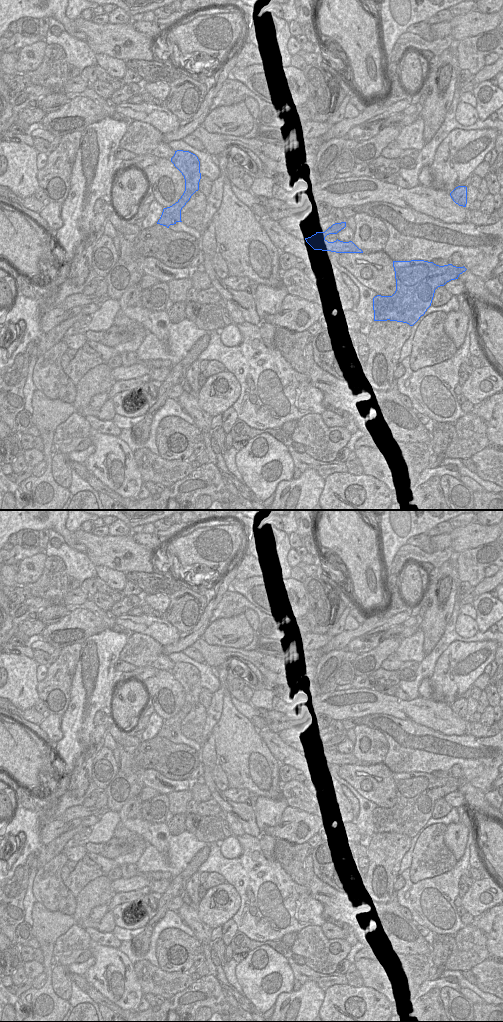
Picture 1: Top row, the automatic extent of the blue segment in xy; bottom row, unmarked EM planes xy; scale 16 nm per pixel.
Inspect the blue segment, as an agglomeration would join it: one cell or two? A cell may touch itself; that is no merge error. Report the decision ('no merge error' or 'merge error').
merge error

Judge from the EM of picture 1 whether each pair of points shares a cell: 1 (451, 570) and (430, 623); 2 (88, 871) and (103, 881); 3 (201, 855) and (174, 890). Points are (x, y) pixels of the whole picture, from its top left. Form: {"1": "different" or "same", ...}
{"1": "same", "2": "different", "3": "same"}

